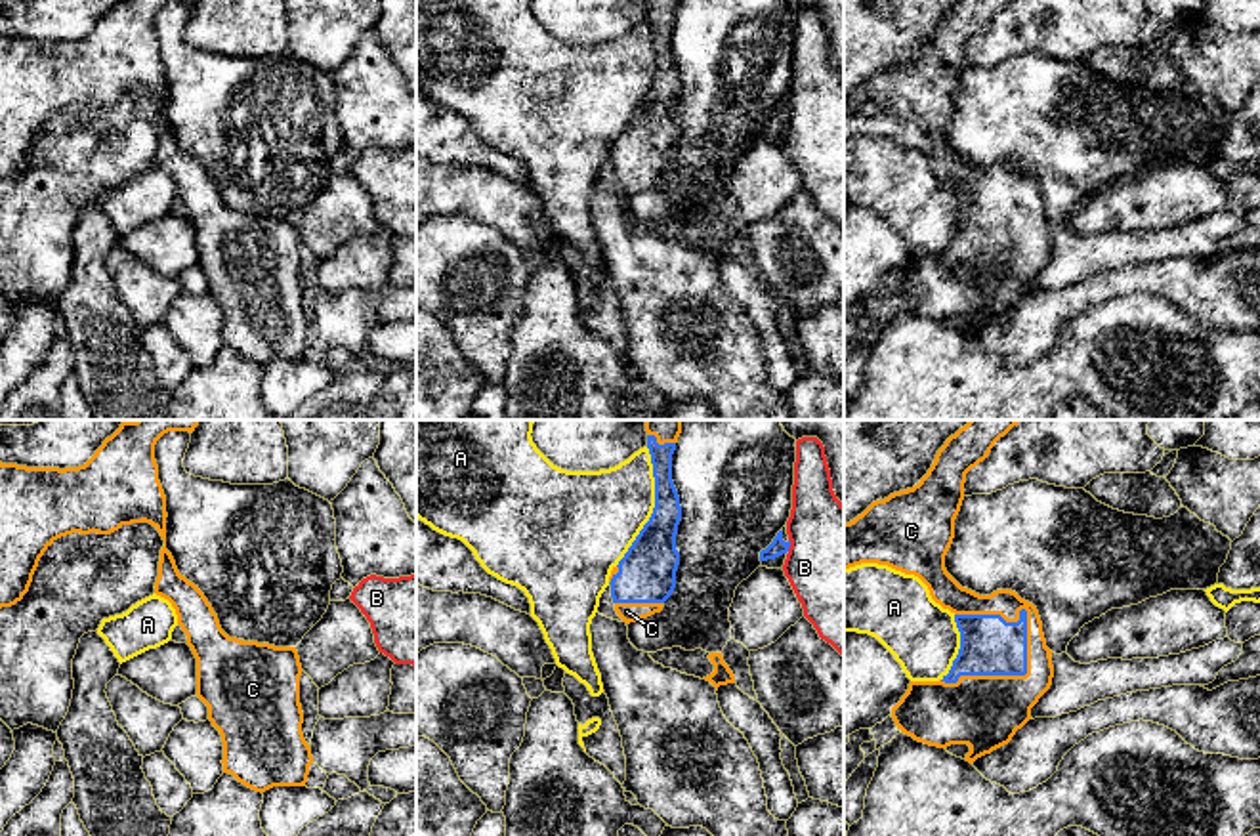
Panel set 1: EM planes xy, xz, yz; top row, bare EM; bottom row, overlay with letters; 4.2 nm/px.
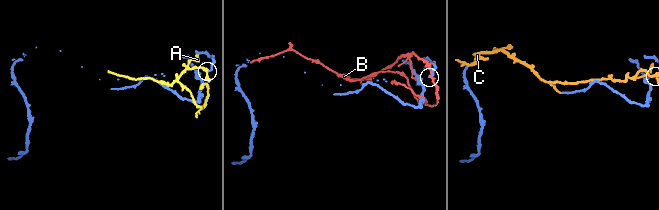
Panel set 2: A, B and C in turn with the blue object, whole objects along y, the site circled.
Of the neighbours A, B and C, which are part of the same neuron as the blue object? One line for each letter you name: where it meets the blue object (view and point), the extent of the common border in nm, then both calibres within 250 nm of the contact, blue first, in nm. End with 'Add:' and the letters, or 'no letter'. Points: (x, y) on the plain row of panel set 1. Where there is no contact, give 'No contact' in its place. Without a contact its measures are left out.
C: Touches blue at yz (1012, 247). Shared border 480 nm. Thickness 260 nm (blue) against 300 nm
Add: C

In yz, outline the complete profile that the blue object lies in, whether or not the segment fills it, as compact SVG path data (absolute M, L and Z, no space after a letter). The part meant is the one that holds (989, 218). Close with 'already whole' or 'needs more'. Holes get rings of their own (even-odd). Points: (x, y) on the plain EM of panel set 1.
M960 0L937 23L918 57L872 74L853 94L844 95L844 141L861 136L888 137L918 149L930 168L955 187L960 221L947 248L939 254L911 254L892 281L897 302L918 315L947 321L968 317L966 334L1008 317L1031 290L1031 281L1050 261L1052 223L1046 219L1042 195L1033 176L1012 162L979 168L962 160L945 141L945 128L955 111L955 92L964 73L966 46L983 34L995 15L1012 0Z; needs more

